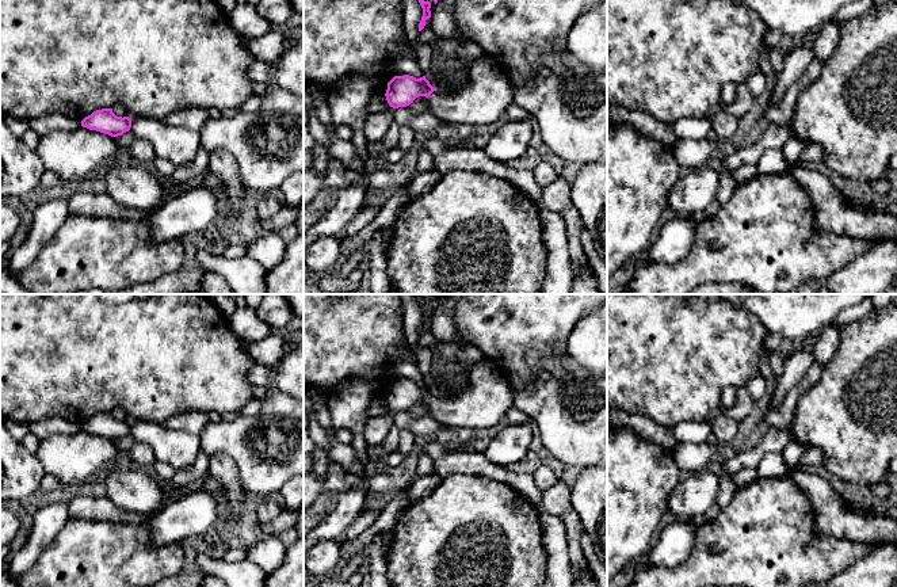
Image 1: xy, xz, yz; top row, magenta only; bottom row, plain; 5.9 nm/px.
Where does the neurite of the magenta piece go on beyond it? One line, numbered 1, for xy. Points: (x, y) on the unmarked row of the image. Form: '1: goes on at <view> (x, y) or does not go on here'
1: does not go on here

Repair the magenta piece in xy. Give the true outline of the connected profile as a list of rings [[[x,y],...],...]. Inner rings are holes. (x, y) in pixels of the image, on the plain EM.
[[[102,412],[85,420],[81,424],[81,430],[111,441],[118,441],[130,434],[131,423],[129,420],[117,420],[112,412]]]

